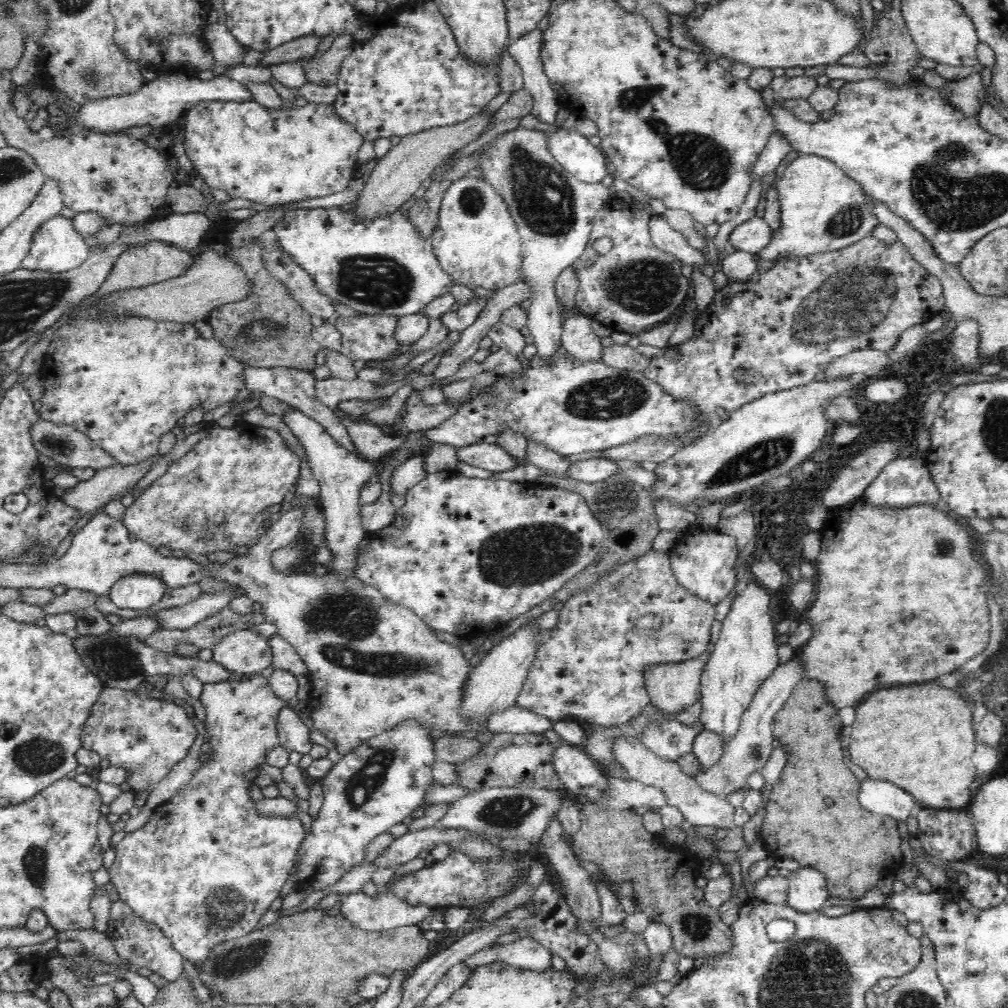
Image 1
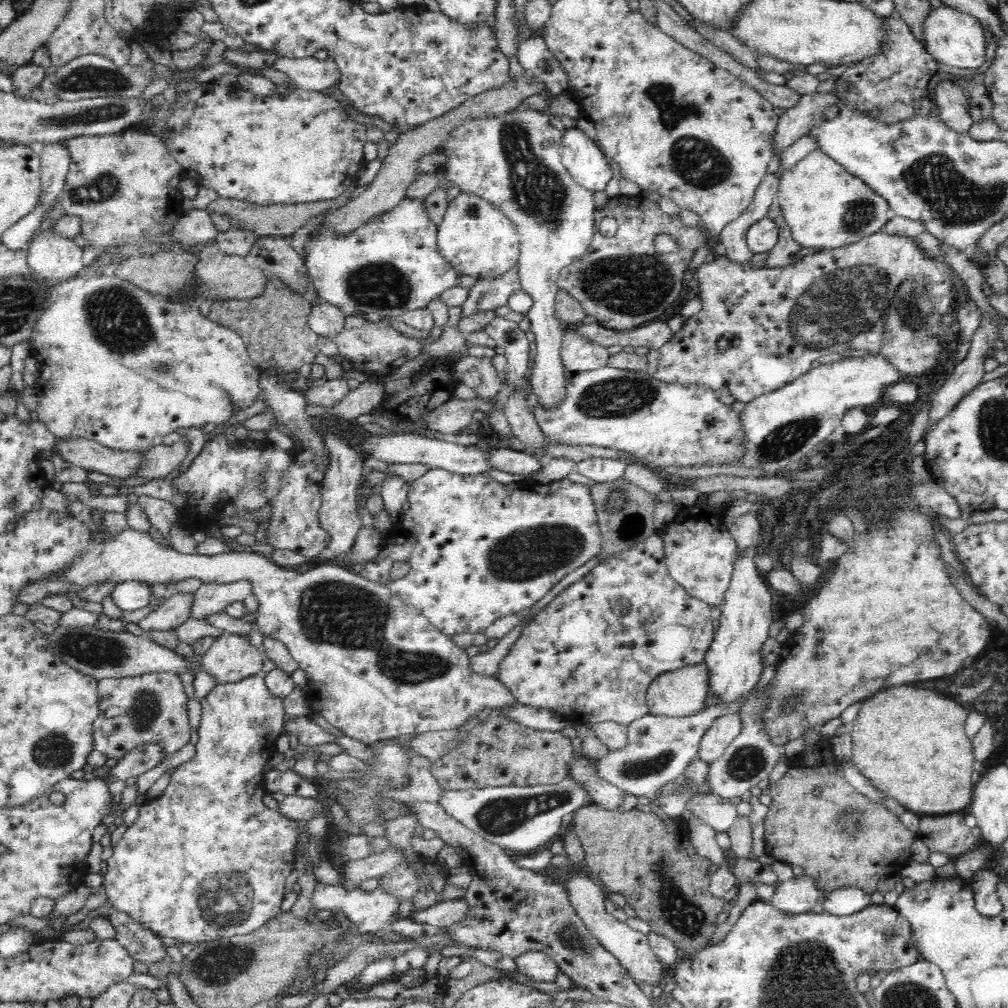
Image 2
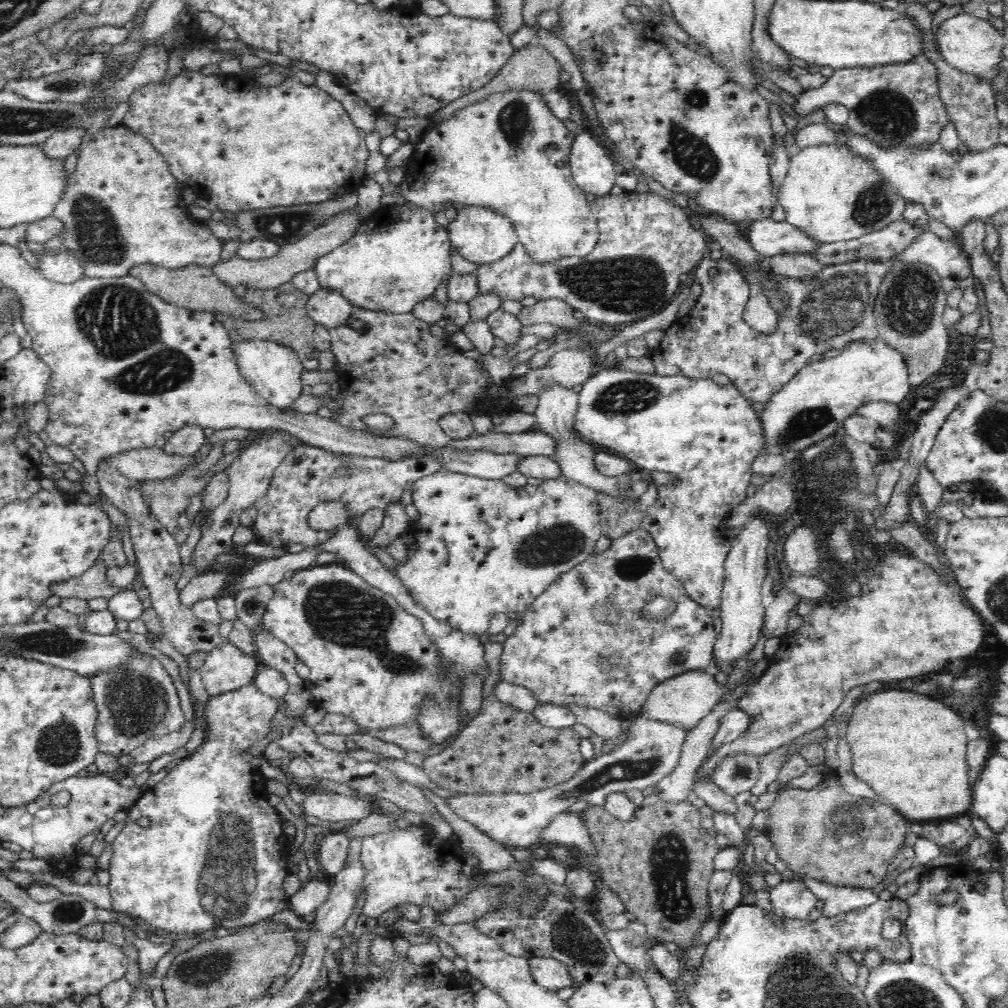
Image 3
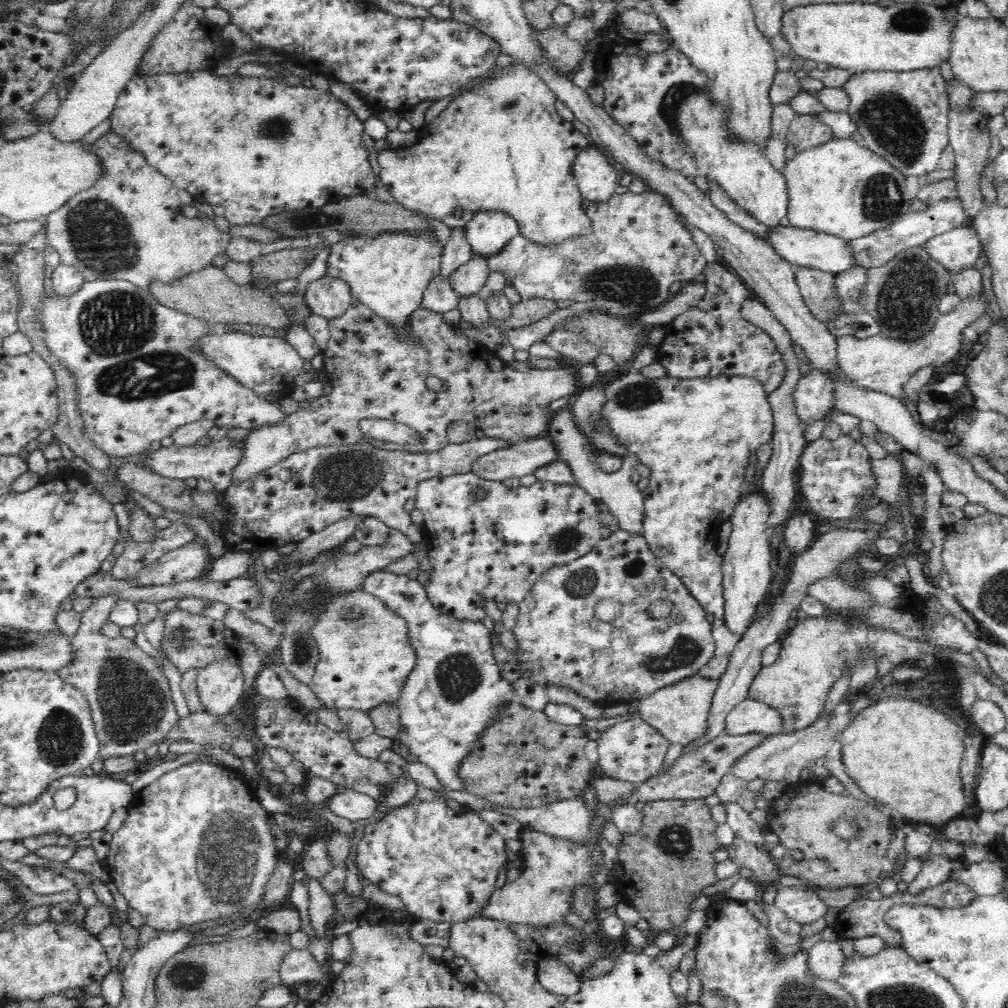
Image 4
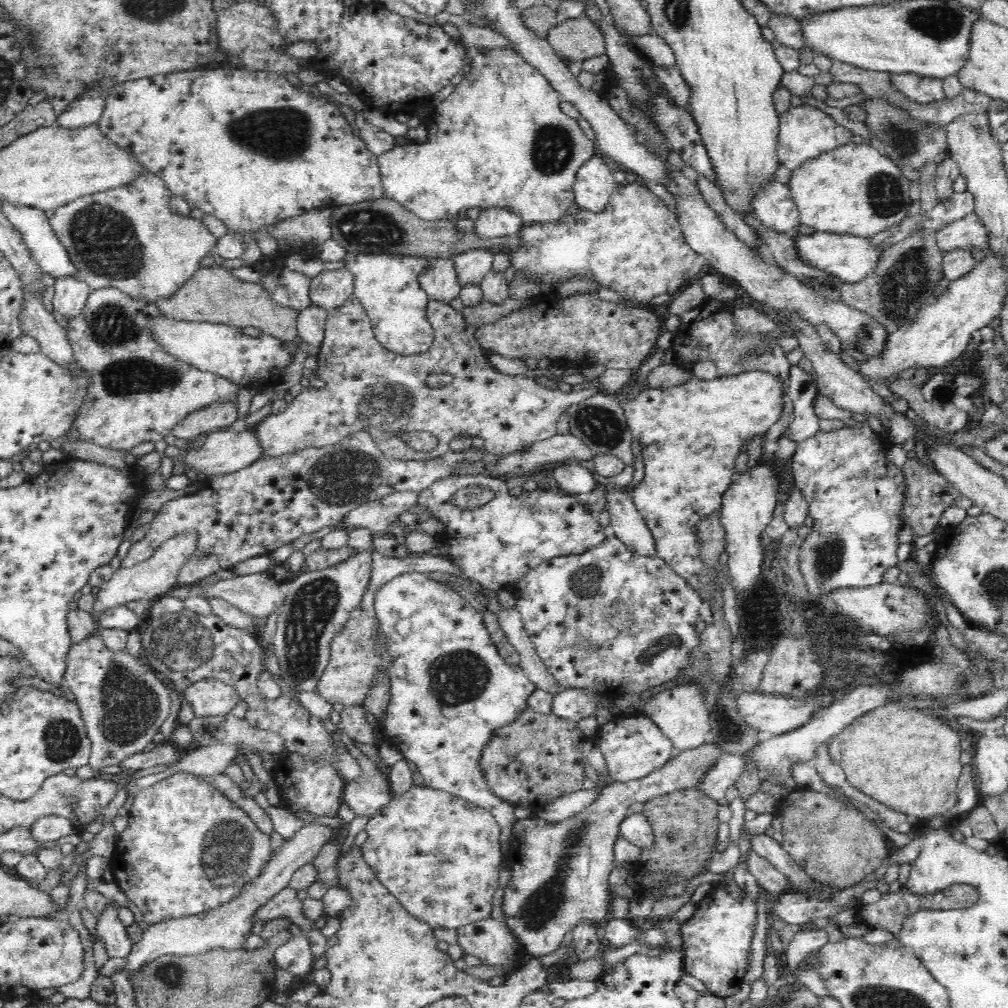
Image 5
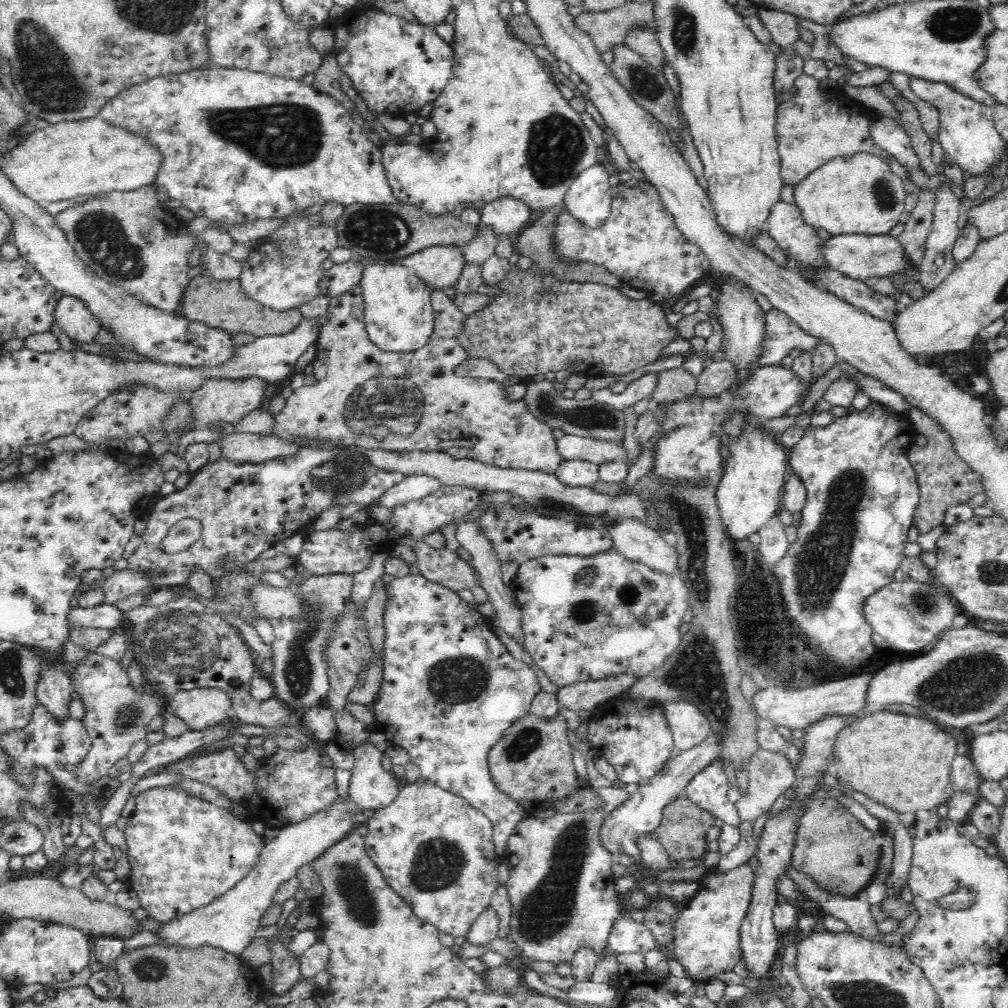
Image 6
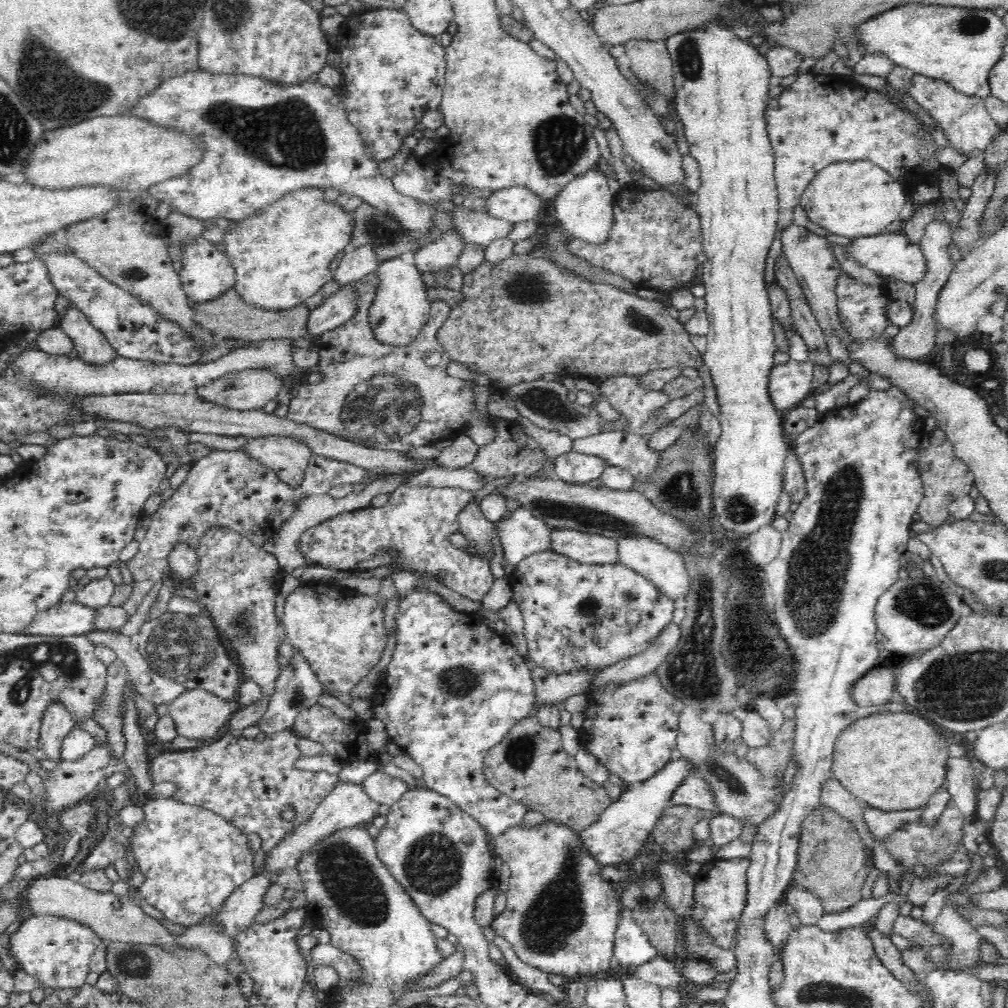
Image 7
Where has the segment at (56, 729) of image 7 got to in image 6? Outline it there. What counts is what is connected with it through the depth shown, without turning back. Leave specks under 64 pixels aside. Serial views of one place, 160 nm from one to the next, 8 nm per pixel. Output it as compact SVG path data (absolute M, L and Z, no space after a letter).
M48 665L48 669L44 670L43 678L36 686L36 696L46 712L55 718L56 722L62 724L70 718L68 708L75 696L73 690L69 678L59 669Z

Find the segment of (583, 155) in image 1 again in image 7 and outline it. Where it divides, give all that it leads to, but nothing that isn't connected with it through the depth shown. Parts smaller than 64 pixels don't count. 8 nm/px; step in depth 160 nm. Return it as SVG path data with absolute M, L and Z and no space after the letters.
M598 169L574 177L554 197L556 224L565 234L566 240L572 238L589 245L606 245L614 226L615 195L608 189L608 178Z

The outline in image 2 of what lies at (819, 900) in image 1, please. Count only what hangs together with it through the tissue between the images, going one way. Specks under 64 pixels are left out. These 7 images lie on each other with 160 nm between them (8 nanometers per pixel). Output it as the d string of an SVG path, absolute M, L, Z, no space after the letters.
M795 876L786 882L777 883L771 904L774 908L788 914L810 913L822 892L812 878Z

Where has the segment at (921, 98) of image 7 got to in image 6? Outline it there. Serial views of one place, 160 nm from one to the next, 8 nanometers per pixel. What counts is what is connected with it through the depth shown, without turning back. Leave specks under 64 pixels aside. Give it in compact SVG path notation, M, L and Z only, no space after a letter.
M910 77L909 85L916 96L938 108L940 124L938 134L941 146L945 154L948 154L964 172L970 172L972 177L984 173L992 166L993 160L1004 153L1005 140L997 131L990 105L952 89L945 82Z

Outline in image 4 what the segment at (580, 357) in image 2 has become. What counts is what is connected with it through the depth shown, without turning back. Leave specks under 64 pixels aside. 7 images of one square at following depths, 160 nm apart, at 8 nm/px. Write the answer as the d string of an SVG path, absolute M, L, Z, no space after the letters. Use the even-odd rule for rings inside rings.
M353 299L344 314L329 320L331 337L327 347L322 351L323 368L332 393L328 396L310 398L306 408L299 408L296 413L268 426L251 430L245 438L245 450L240 464L234 468L232 481L252 478L259 470L274 466L288 455L312 448L331 445L350 445L358 441L360 430L358 424L365 418L376 418L380 422L402 422L418 432L421 442L417 445L388 444L386 450L402 453L436 453L449 444L447 431L452 422L471 422L476 429L482 430L485 437L511 445L543 438L549 435L551 420L556 412L550 412L548 406L555 400L573 396L576 392L575 371L563 359L558 359L558 367L548 370L530 370L520 372L505 365L495 352L486 345L473 346L469 339L458 334L459 325L444 320L440 311L433 311L424 306L412 314L412 332L406 340L399 340L391 332L388 322L373 313L365 304ZM438 376L447 384L443 392L427 390L426 378Z

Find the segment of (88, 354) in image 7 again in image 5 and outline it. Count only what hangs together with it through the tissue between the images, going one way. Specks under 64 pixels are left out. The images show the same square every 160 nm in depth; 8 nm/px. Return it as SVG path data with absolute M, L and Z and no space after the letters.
M60 278L55 281L55 293L52 298L53 310L62 314L66 320L74 320L84 316L91 294L89 284L78 282L73 278Z

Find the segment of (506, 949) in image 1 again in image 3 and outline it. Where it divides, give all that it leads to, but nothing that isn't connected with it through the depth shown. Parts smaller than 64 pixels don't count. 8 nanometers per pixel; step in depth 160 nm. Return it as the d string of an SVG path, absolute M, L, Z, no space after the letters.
M532 957L528 962L536 983L548 992L576 986L568 967L563 962L548 957Z

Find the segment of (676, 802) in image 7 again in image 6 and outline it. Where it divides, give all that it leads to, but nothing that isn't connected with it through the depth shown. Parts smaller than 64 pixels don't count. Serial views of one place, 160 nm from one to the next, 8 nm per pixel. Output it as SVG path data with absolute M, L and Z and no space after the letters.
M720 759L710 763L692 778L685 788L685 795L702 810L709 812L718 823L740 824L734 803L728 801L729 784Z

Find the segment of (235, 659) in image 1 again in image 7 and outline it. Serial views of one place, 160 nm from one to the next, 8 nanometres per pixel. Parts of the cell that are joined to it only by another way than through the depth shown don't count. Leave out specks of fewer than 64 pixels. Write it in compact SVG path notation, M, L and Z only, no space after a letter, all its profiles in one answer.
M187 689L168 707L177 734L192 740L215 739L218 730L234 713L230 701L222 700L204 689Z

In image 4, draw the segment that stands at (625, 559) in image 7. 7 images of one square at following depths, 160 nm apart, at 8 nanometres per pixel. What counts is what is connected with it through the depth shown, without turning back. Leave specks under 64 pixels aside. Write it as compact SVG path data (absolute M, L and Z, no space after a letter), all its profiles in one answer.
M571 405L564 406L558 410L551 420L548 437L556 444L559 451L558 461L564 461L572 467L576 477L576 484L581 486L595 500L601 501L613 518L620 530L628 534L638 534L643 536L644 532L644 500L638 484L632 482L633 468L635 464L641 463L636 454L628 454L622 459L622 468L618 472L604 472L597 465L597 453L590 447L590 441L580 433L576 423L573 421Z

